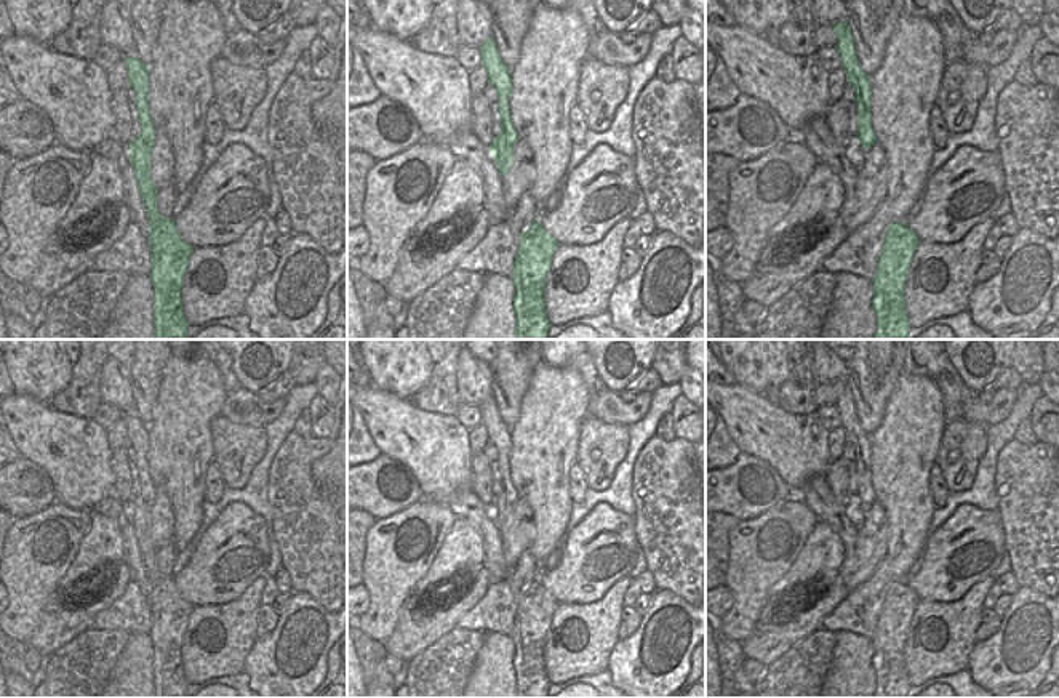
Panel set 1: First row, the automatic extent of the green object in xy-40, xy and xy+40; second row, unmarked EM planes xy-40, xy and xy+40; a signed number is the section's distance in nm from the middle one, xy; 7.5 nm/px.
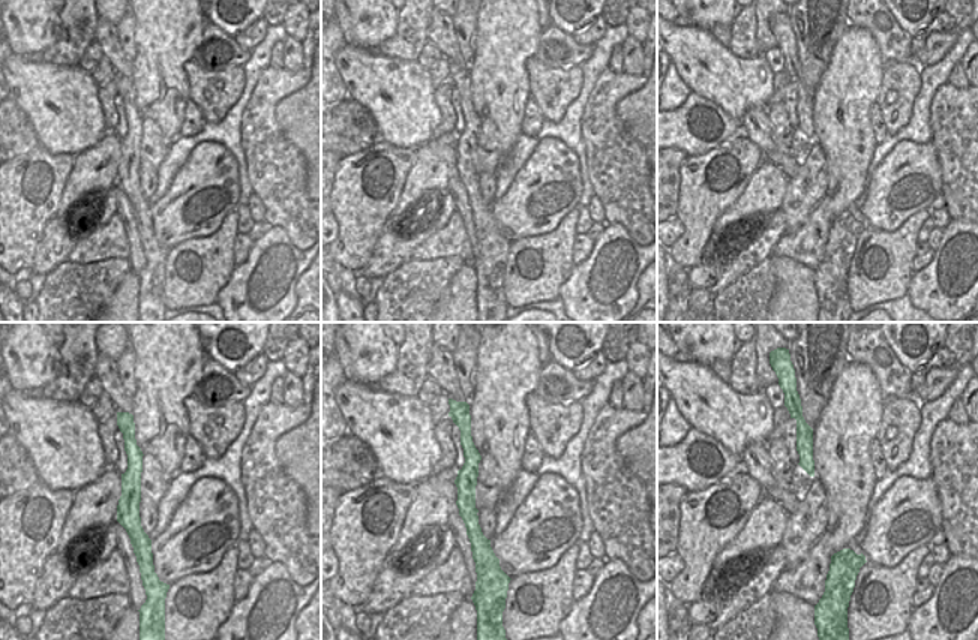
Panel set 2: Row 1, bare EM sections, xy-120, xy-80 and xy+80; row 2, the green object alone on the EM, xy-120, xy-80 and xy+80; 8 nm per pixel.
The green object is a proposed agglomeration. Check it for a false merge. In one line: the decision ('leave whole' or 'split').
leave whole

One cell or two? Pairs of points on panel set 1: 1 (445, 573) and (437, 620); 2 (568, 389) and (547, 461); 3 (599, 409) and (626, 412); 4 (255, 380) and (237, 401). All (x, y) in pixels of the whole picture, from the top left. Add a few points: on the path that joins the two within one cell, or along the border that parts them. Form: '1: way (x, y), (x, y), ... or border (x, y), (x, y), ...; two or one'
1: border (408, 596), (423, 615), (432, 615), (451, 605); two
2: way (552, 407), (547, 444); one
3: way (605, 409), (619, 412); one
4: border (239, 383), (256, 394); two

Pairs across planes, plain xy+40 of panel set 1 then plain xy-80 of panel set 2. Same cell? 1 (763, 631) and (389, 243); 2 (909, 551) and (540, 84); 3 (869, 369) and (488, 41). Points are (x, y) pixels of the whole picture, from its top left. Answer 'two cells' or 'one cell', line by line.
1: one cell
2: two cells
3: two cells

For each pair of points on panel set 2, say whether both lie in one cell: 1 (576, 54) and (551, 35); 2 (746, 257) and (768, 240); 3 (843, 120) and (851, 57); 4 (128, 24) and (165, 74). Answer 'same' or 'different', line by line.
1: same
2: same
3: same
4: different

